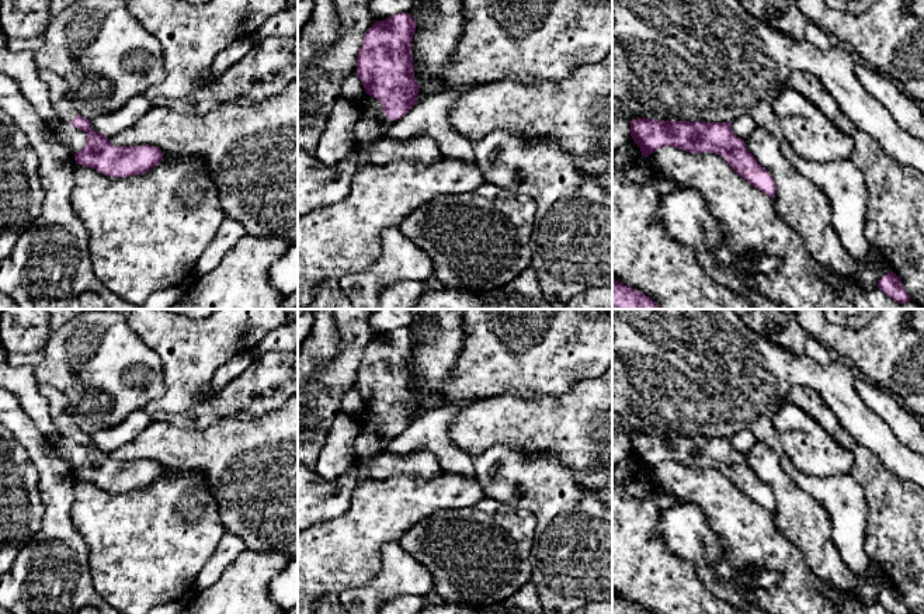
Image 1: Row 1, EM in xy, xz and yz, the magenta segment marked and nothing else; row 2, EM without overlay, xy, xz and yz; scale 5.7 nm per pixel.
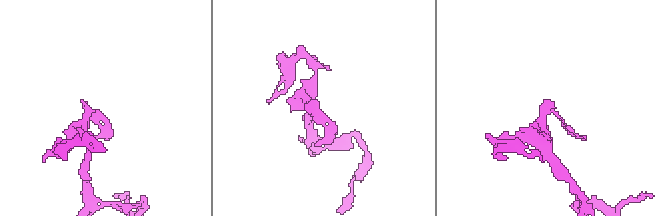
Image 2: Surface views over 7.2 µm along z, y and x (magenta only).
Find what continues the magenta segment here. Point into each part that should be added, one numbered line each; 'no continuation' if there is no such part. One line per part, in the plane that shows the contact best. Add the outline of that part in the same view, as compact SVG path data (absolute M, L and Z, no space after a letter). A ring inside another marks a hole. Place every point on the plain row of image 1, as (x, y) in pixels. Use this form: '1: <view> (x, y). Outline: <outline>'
1: xy (59, 408). Outline: M39 385L39 393L46 399L49 405L49 414L59 436L70 438L77 426L70 413L69 399L52 385Z

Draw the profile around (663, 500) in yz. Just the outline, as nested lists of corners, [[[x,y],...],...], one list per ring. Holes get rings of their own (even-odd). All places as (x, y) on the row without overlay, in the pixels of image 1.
[[[652,493],[650,499],[659,510],[667,510],[681,504],[681,502],[670,493]]]

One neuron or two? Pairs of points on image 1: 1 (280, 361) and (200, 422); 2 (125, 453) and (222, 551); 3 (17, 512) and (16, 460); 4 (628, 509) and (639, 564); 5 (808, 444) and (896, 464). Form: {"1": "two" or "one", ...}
{"1": "one", "2": "two", "3": "one", "4": "one", "5": "two"}

